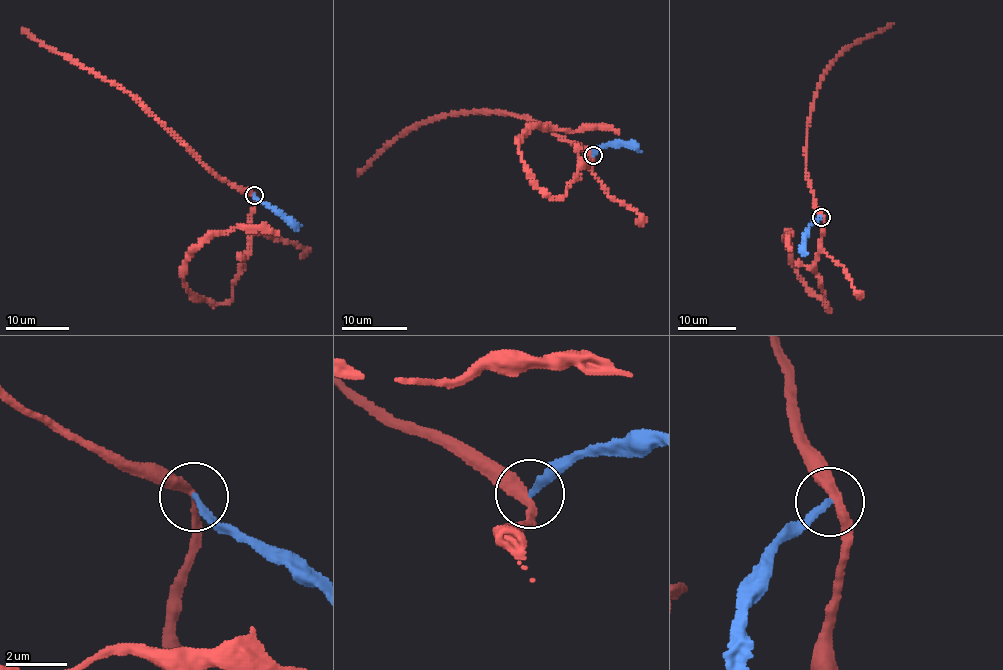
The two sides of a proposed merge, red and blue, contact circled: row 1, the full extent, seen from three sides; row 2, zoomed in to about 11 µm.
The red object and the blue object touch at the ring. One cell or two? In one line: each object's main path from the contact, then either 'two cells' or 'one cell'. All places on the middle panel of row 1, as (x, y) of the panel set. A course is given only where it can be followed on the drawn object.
red runs (593, 154), (592, 163), (558, 197), (545, 195), (519, 145), (523, 134), (540, 125), (619, 133); blue runs (593, 154), (604, 147), (623, 143), (637, 146), (640, 151); two cells

